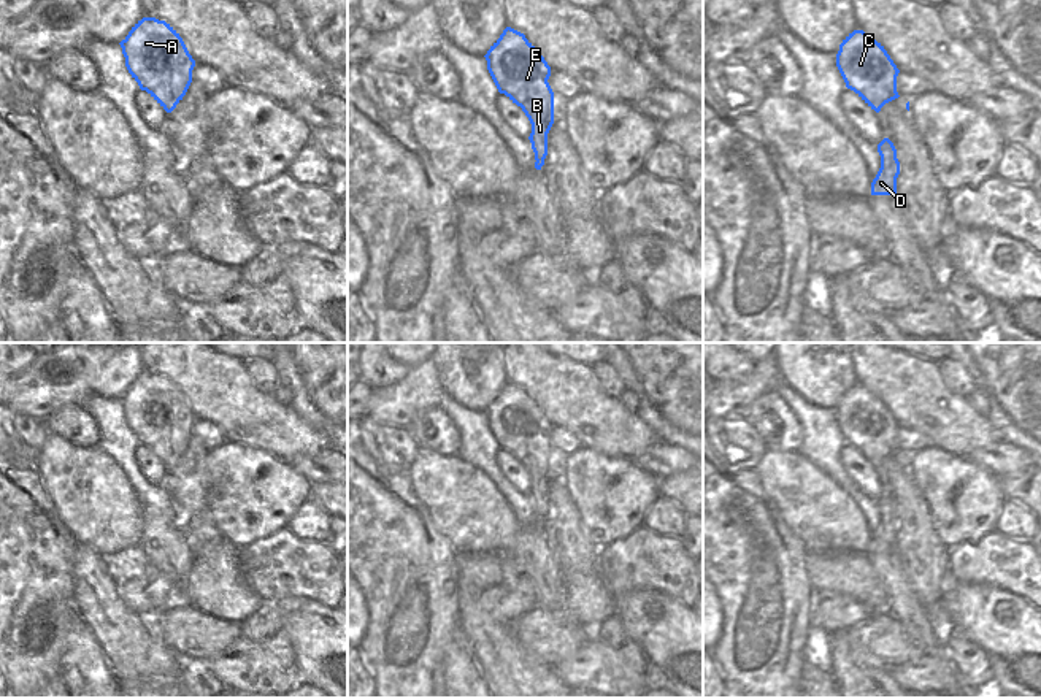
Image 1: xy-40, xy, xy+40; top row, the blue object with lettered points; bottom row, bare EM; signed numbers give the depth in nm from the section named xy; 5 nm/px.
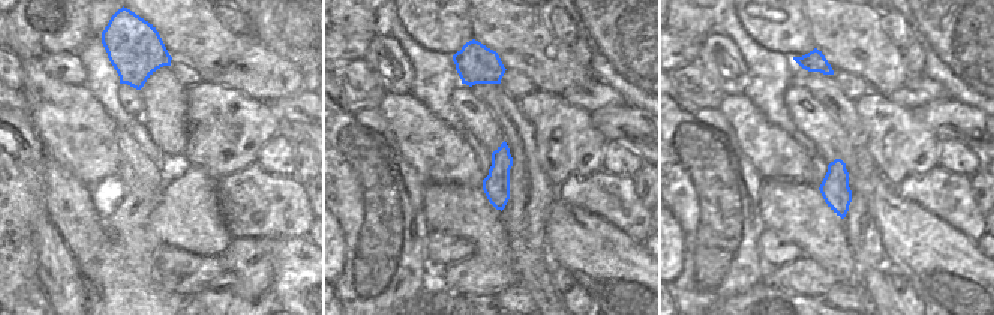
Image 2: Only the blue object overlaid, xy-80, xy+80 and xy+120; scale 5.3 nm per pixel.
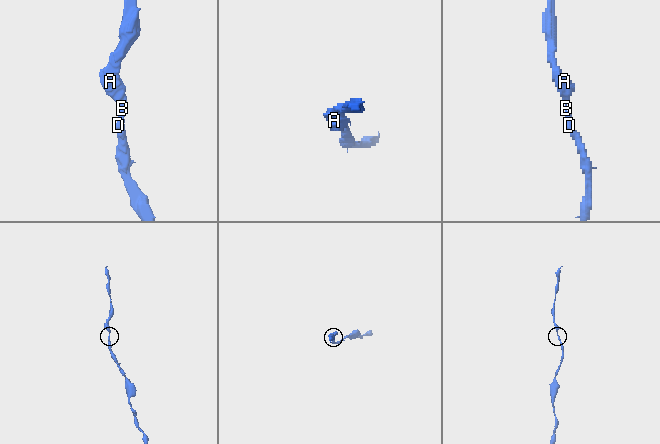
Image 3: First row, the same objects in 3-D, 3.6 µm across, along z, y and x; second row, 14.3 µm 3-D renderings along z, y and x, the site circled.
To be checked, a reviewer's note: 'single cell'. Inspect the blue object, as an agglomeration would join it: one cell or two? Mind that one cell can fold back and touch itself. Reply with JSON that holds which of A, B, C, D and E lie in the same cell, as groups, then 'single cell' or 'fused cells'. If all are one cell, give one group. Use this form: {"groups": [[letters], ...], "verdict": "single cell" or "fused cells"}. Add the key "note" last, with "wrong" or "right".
{"groups": [["A", "B", "C", "D", "E"]], "verdict": "single cell", "note": "right"}

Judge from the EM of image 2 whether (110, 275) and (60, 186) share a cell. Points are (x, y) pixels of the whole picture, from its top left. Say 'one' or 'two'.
two

